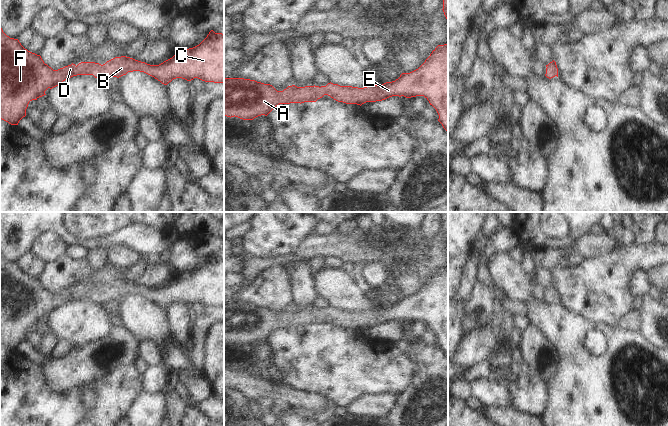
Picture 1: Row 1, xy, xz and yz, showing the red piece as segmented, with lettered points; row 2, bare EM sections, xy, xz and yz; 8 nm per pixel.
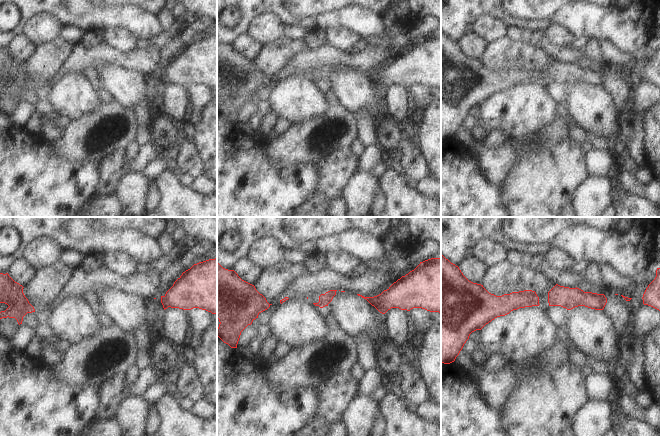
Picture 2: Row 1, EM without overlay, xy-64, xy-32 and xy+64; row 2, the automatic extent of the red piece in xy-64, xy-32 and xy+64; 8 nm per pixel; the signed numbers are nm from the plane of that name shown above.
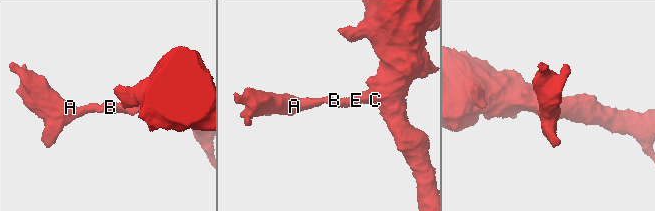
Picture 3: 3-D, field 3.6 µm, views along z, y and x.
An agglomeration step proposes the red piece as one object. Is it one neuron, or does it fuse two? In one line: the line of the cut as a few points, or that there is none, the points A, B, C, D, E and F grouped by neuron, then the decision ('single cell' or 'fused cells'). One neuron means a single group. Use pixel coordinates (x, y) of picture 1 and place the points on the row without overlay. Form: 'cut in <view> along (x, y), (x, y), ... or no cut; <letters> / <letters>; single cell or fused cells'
no cut; A B C D E F; single cell

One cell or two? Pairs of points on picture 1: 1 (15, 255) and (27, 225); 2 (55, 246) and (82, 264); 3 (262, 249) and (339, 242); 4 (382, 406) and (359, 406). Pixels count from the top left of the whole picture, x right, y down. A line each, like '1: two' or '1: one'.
1: one
2: two
3: two
4: one

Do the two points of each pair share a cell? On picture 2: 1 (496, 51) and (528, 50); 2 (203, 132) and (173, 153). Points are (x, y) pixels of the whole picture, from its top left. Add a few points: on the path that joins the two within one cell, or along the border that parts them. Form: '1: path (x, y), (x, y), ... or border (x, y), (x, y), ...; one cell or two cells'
1: path (504, 51), (516, 51), (520, 48); one cell
2: border (202, 117), (190, 138); two cells

